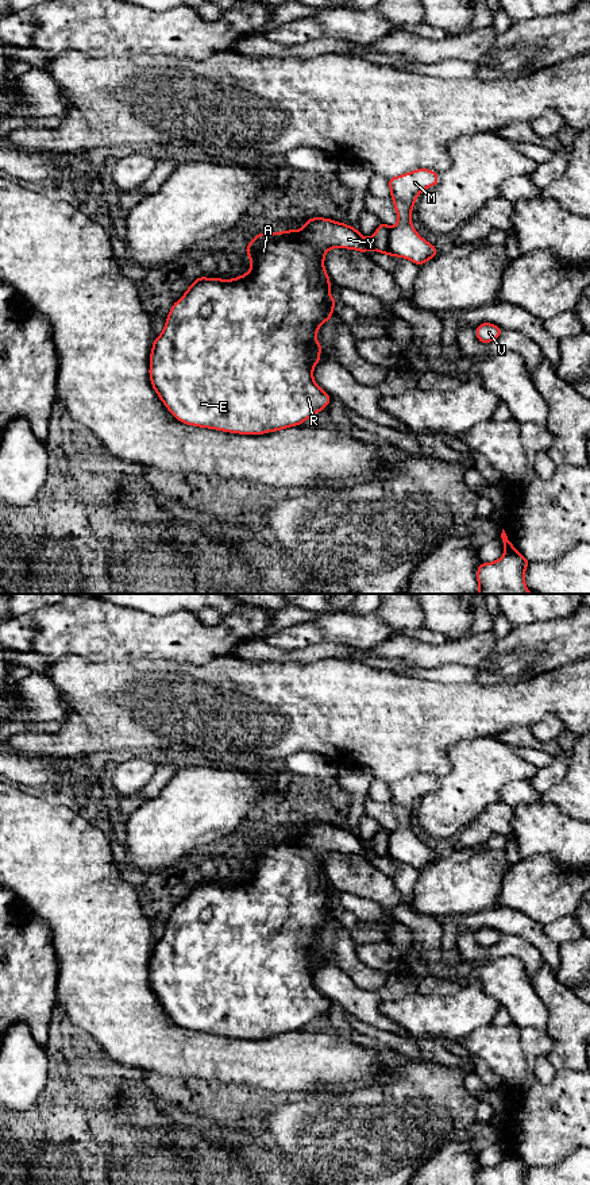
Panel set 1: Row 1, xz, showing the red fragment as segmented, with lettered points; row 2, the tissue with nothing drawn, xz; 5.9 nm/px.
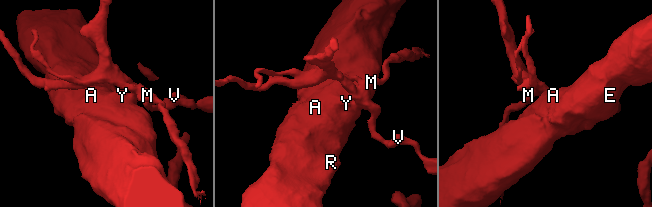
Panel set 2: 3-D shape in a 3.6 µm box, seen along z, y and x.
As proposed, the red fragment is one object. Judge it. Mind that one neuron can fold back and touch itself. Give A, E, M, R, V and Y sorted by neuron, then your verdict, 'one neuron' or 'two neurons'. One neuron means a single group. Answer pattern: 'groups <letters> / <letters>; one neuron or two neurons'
groups A E R Y / M V; two neurons

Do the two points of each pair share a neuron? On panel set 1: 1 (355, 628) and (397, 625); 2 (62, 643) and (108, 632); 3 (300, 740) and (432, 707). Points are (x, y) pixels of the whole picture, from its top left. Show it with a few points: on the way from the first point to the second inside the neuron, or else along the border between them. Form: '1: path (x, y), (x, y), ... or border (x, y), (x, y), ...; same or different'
1: border (376, 612), (377, 617), (394, 632); different
2: path (73, 632), (97, 632); same
3: path (332, 717), (400, 717); same

